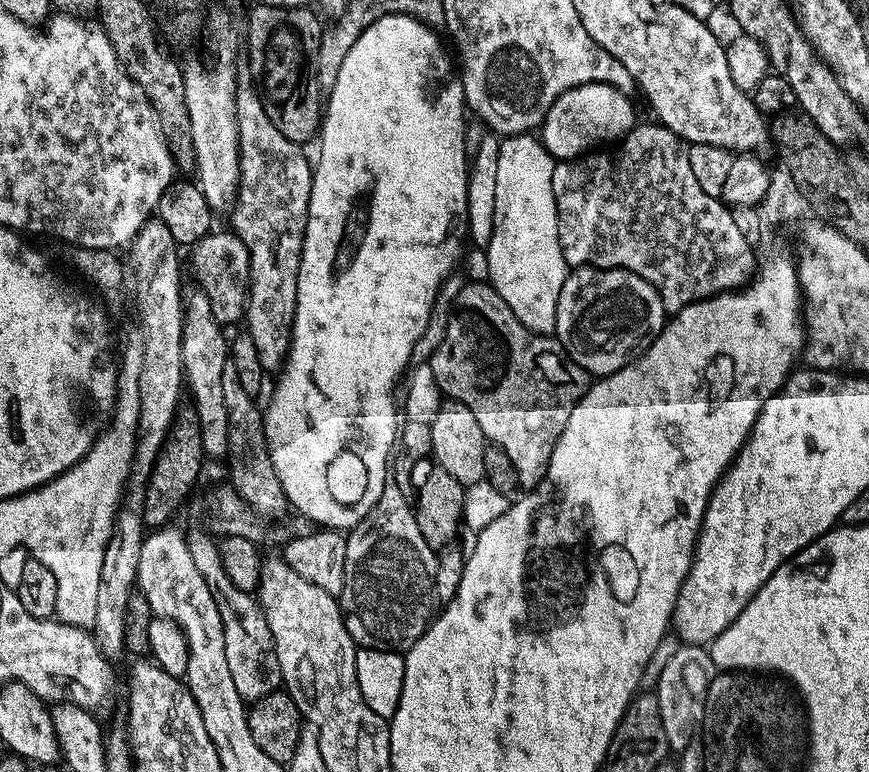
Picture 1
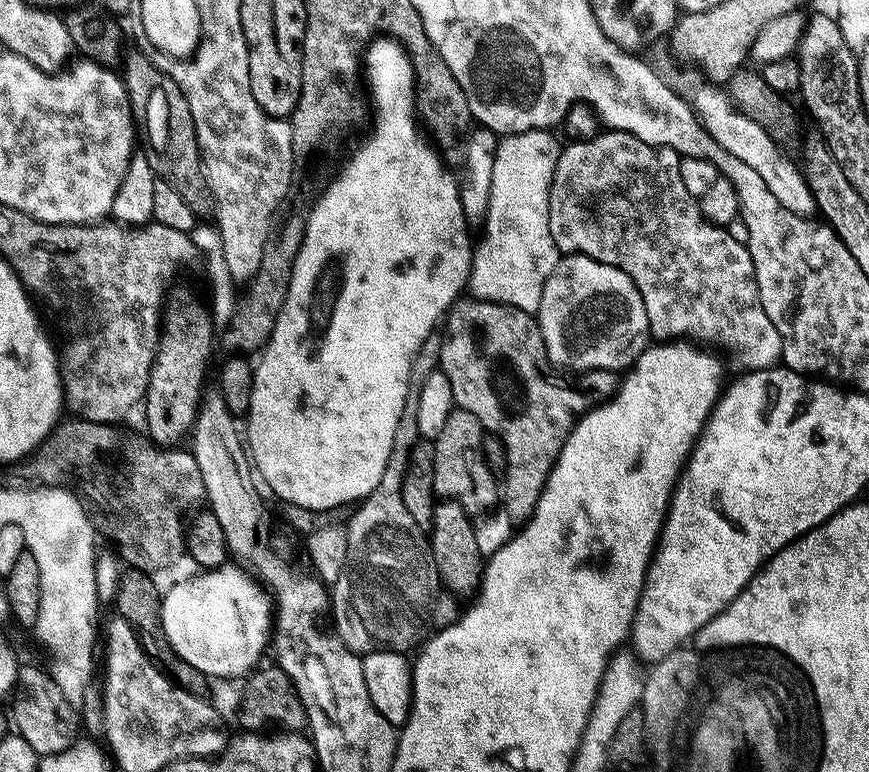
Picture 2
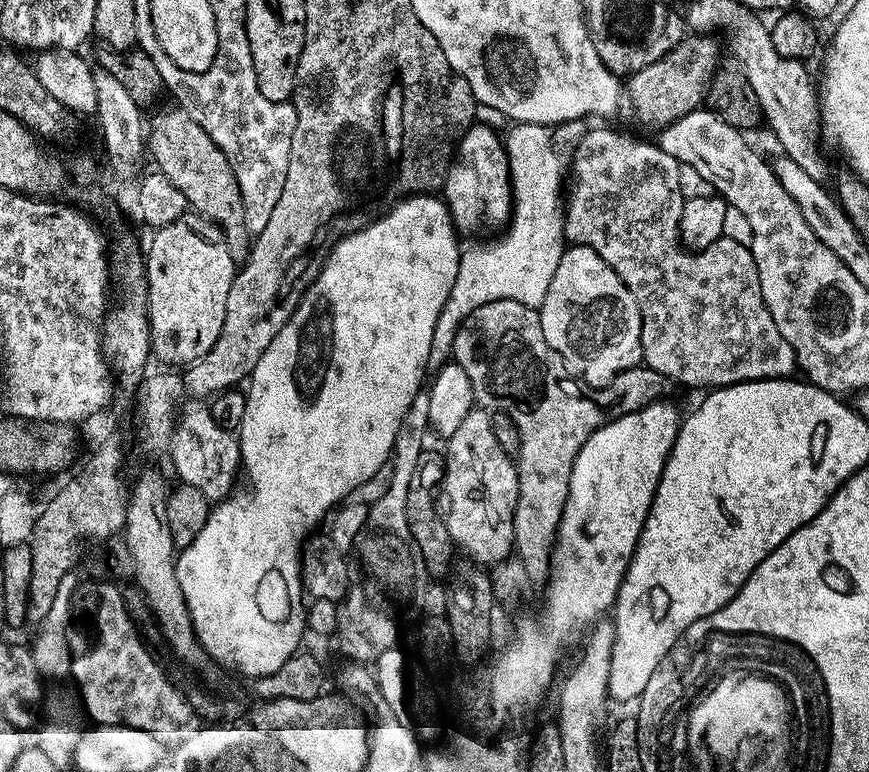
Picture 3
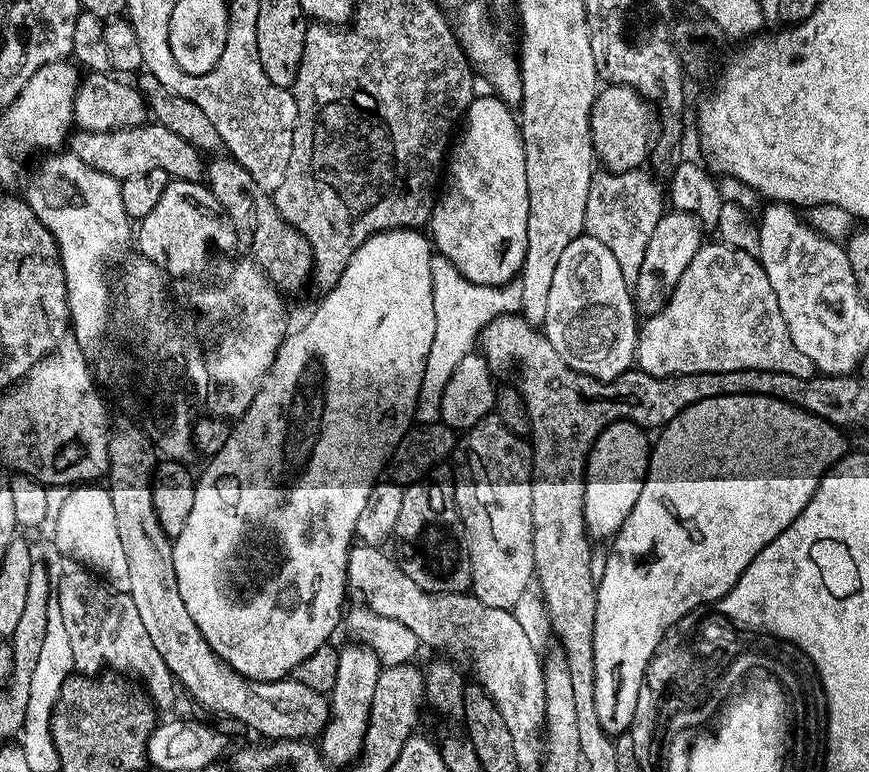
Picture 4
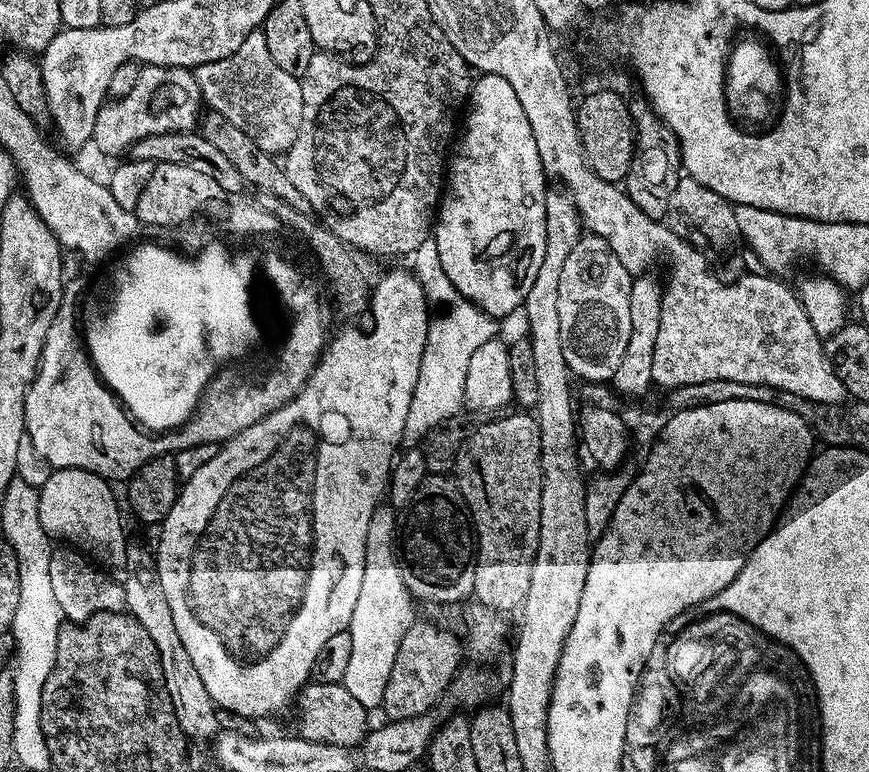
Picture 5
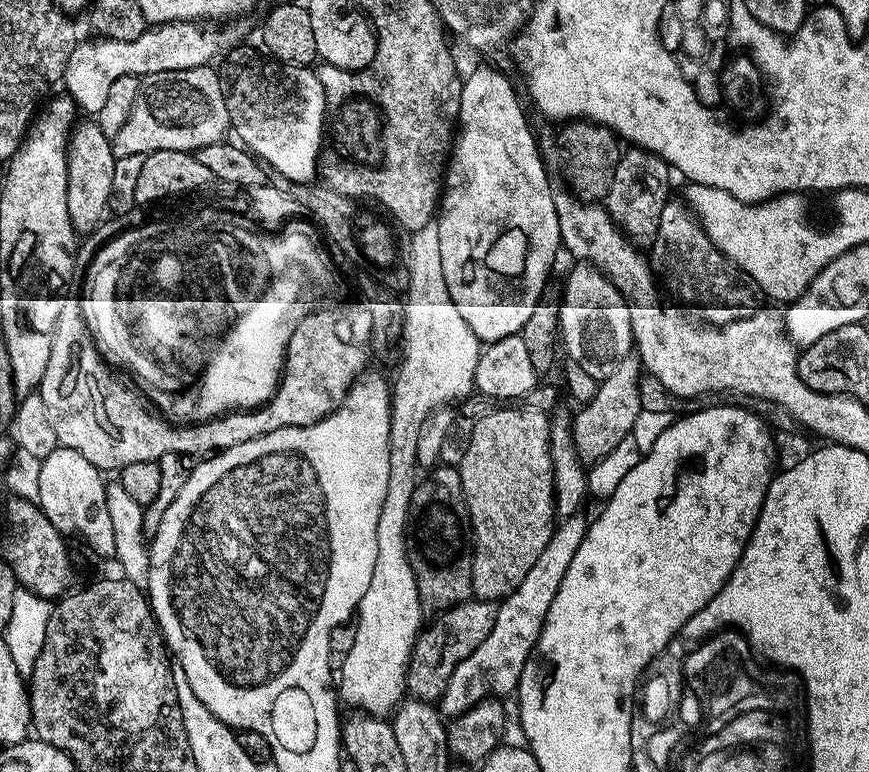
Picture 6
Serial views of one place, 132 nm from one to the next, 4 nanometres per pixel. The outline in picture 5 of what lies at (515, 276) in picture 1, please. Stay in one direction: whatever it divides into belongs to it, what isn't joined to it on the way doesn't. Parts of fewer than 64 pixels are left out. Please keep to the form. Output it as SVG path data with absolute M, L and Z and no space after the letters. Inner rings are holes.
M435 239L422 242L422 246L418 246L414 253L414 260L414 275L429 302L430 319L426 346L418 370L418 382L410 398L410 411L406 414L403 443L408 446L419 445L429 432L435 432L440 425L457 419L456 415L465 407L466 372L470 358L478 346L483 346L498 336L497 321L487 316L477 304L469 302L456 289L454 282L446 278L446 270L442 270L442 258L438 258Z

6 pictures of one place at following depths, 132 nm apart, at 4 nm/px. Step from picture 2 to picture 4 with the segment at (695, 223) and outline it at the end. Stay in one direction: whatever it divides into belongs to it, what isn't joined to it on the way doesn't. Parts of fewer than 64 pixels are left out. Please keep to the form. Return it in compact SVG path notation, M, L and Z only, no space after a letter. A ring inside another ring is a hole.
M716 242L716 260L694 260L690 266L692 272L682 274L664 314L645 321L639 329L635 358L639 371L651 376L718 370L778 370L781 374L794 374L794 378L817 375L814 362L794 346L790 330L786 330L786 318L782 318L782 310L778 310L778 298L770 287L770 278L766 278L766 270L755 255Z

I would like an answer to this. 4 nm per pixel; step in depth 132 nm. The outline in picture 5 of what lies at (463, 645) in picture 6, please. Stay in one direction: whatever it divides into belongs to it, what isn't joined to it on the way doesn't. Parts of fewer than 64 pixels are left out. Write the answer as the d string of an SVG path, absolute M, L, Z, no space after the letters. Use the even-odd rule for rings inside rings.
M413 622L410 630L406 630L402 646L398 646L398 658L394 658L394 670L390 670L390 682L386 682L382 712L392 720L410 719L431 713L435 704L443 696L445 698L452 681L462 668L461 637L456 637L454 633L447 632L436 624L420 623Z

